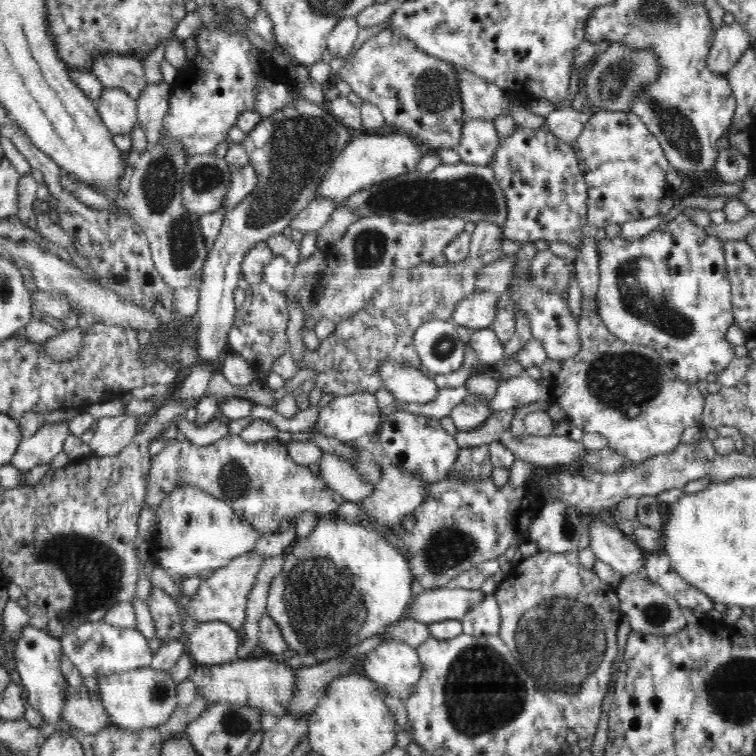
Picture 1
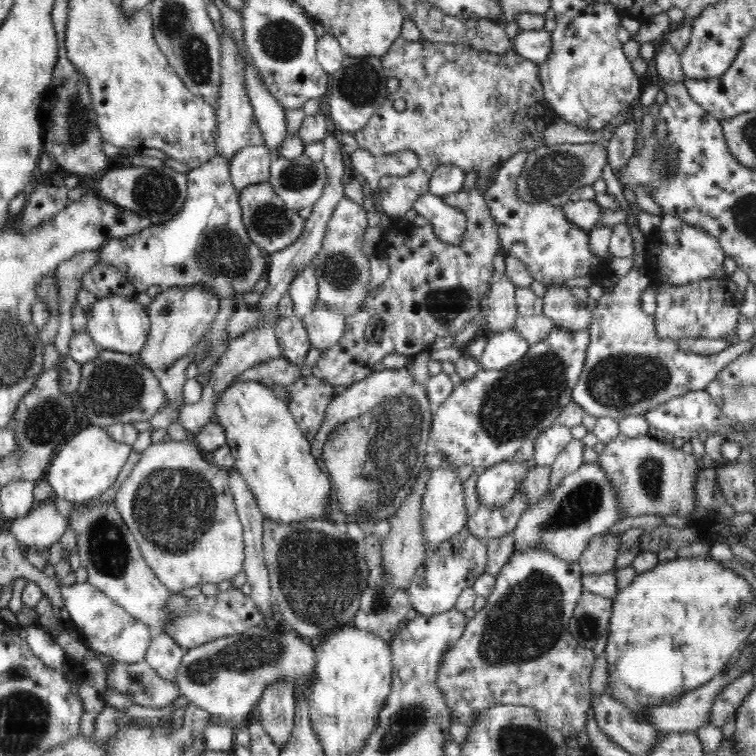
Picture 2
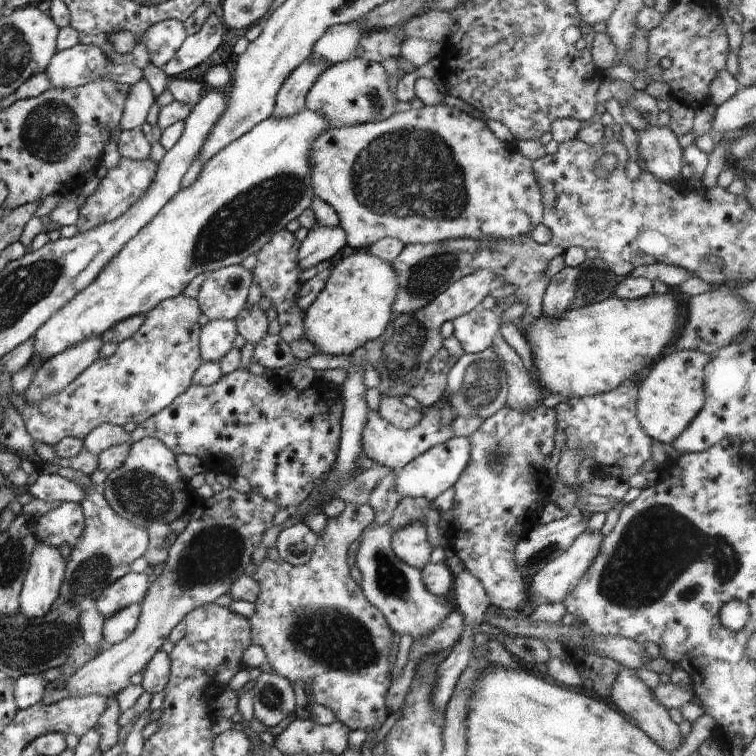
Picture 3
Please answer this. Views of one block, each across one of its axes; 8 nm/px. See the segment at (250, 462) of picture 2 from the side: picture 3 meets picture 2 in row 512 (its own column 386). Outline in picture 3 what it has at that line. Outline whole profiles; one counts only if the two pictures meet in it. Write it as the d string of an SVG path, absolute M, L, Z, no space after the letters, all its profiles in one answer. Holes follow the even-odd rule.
M357 249L354 254L347 256L332 270L324 290L318 294L314 303L305 311L304 332L314 342L314 346L323 354L331 356L350 355L356 348L364 346L365 342L376 340L390 324L393 313L392 304L398 294L398 276L390 262L380 260L368 250Z

